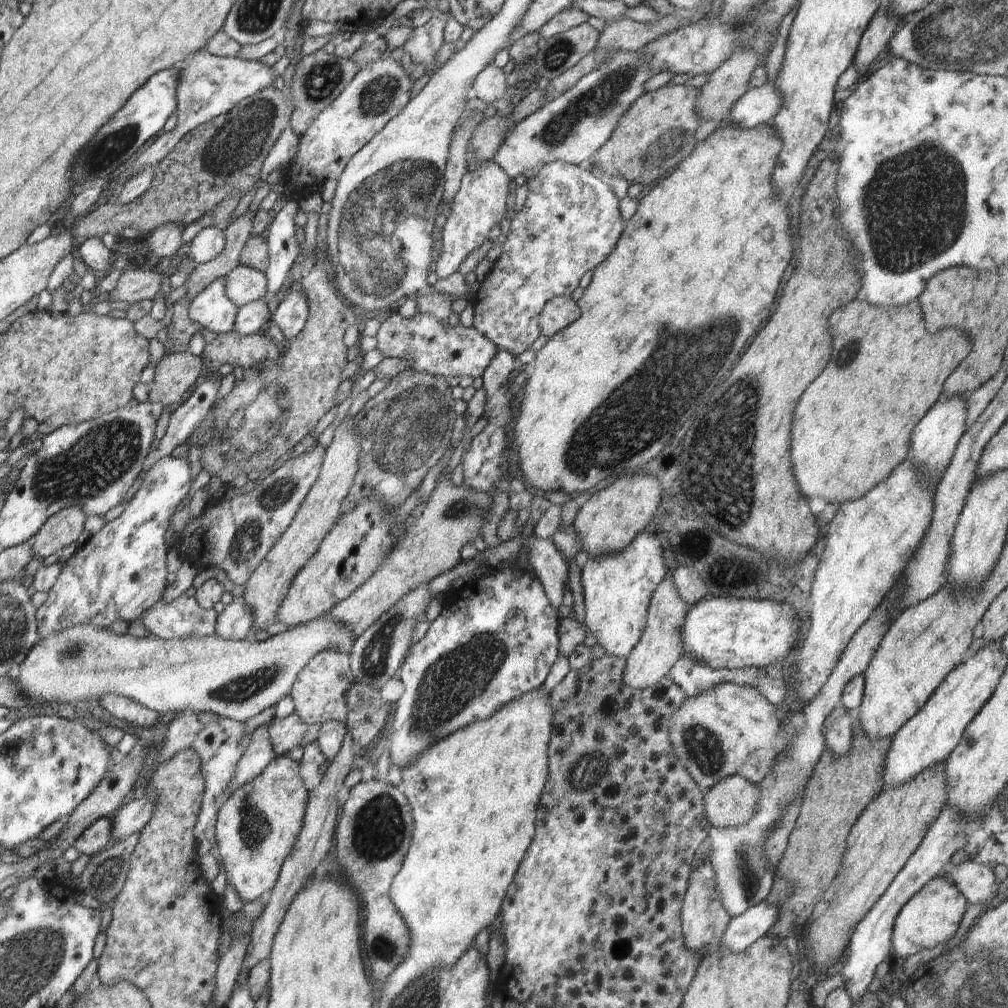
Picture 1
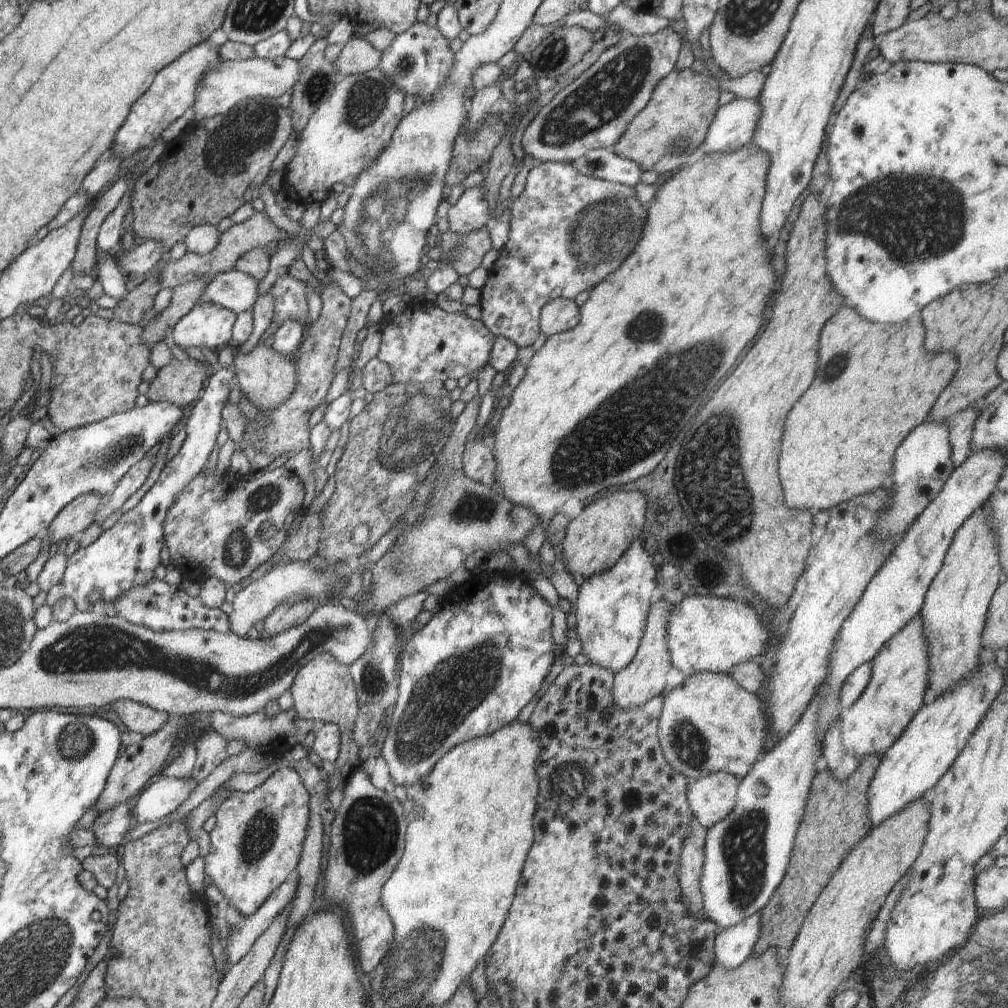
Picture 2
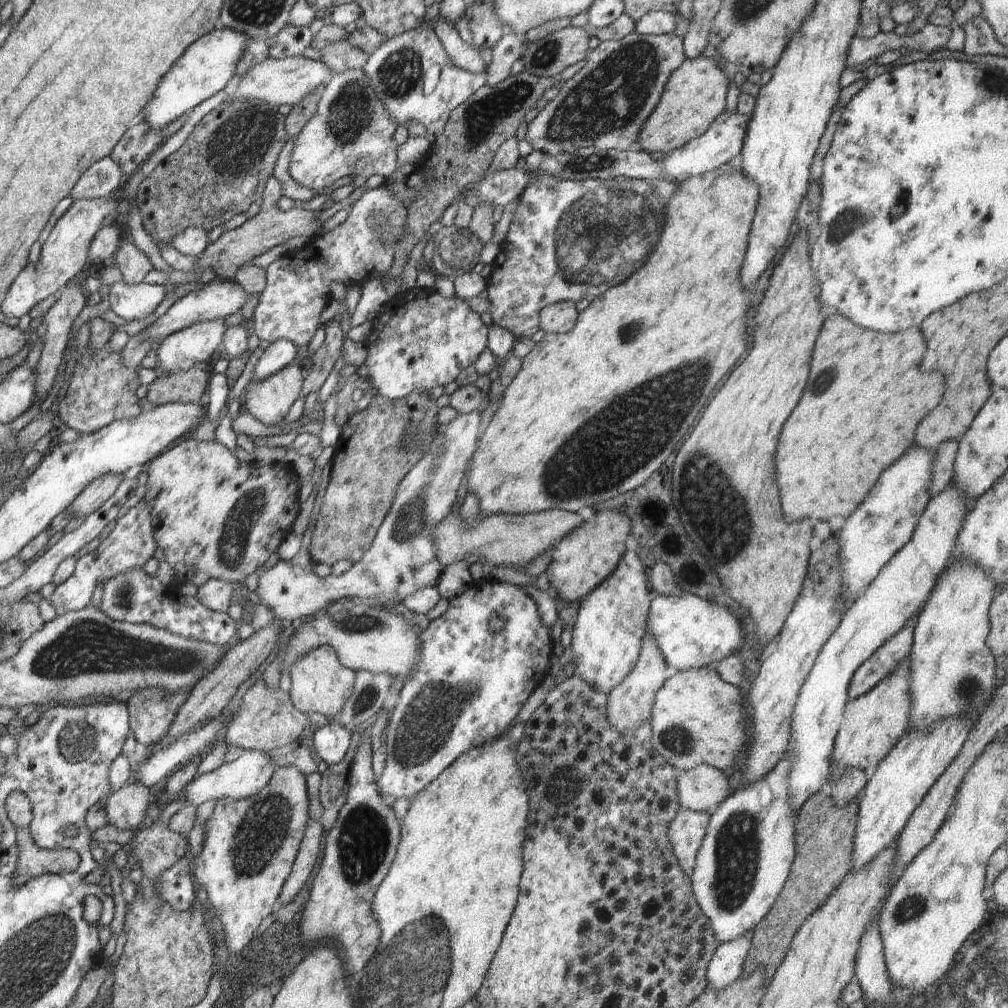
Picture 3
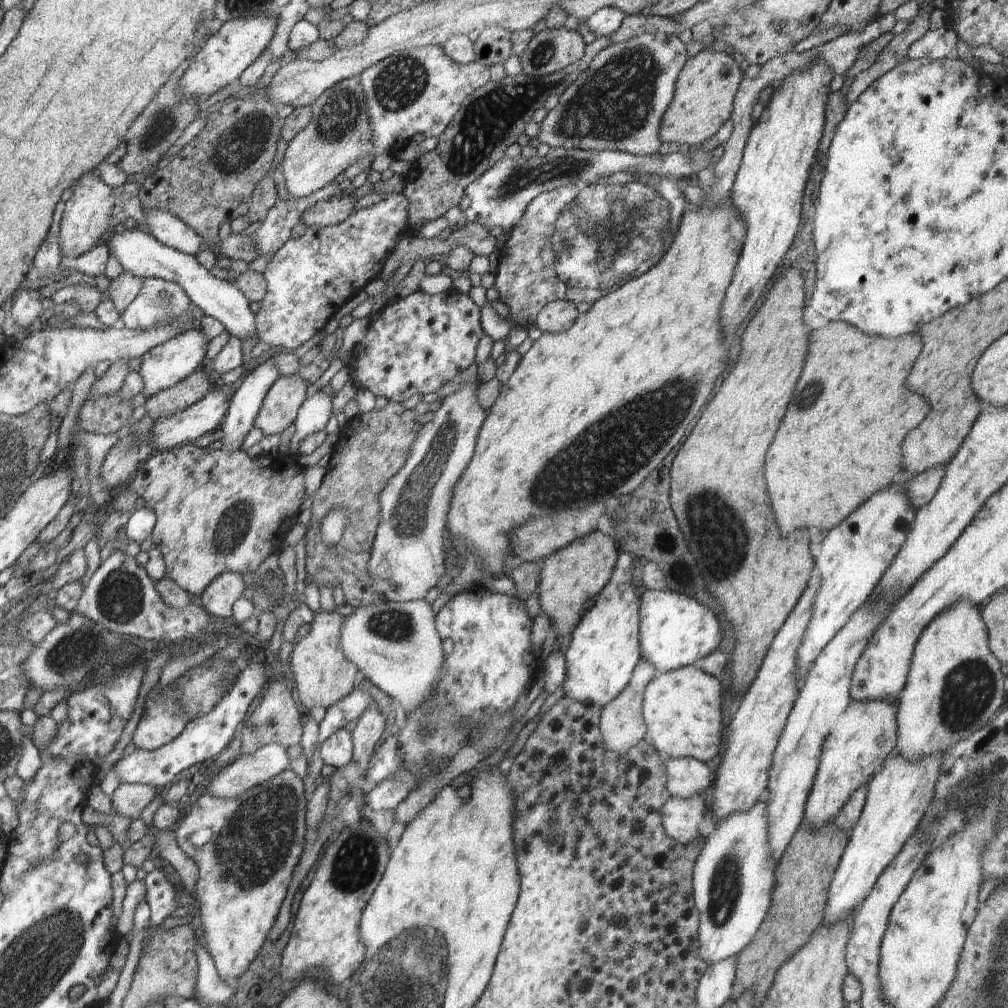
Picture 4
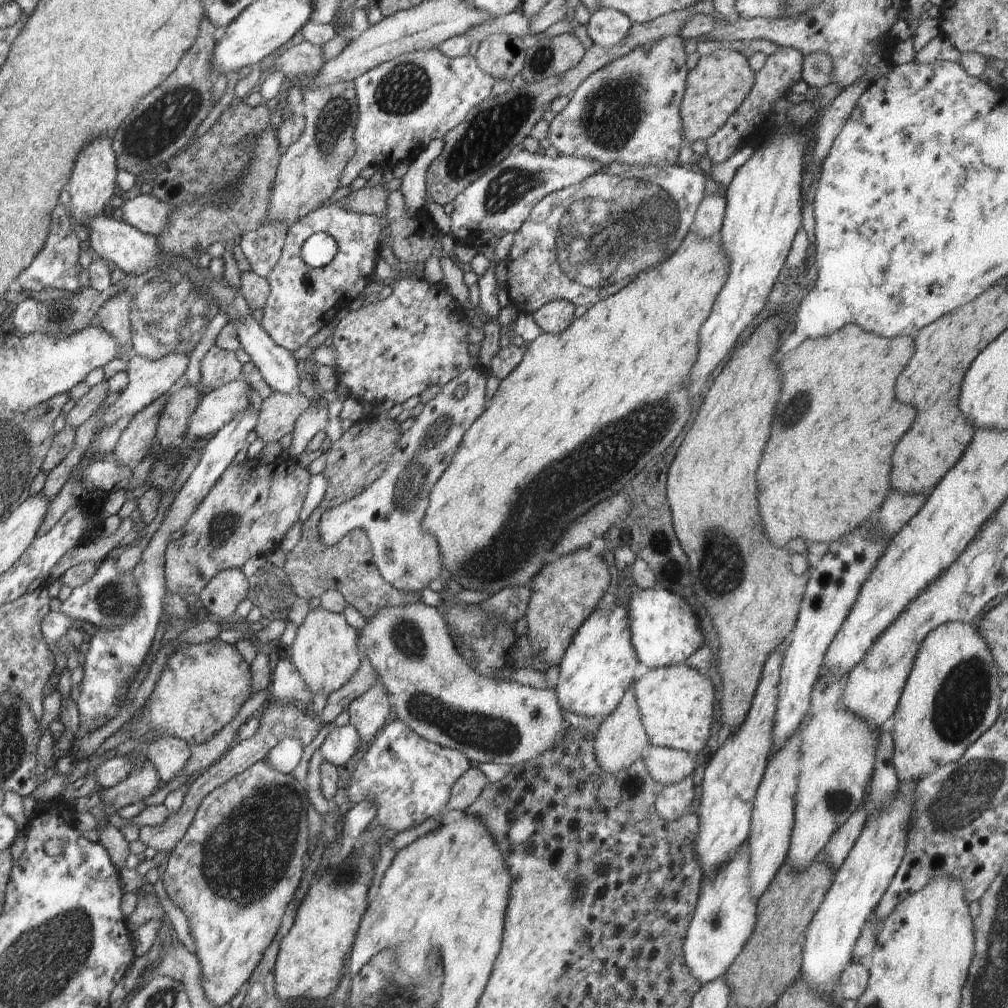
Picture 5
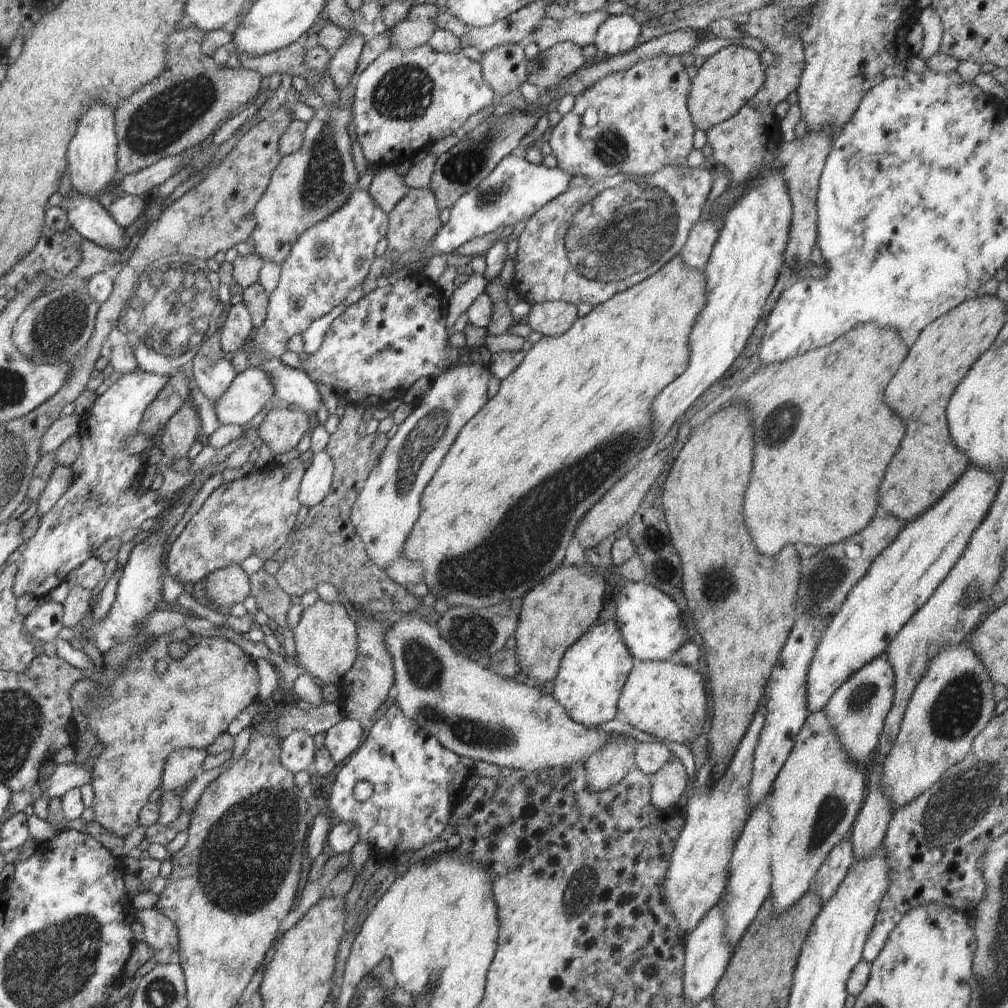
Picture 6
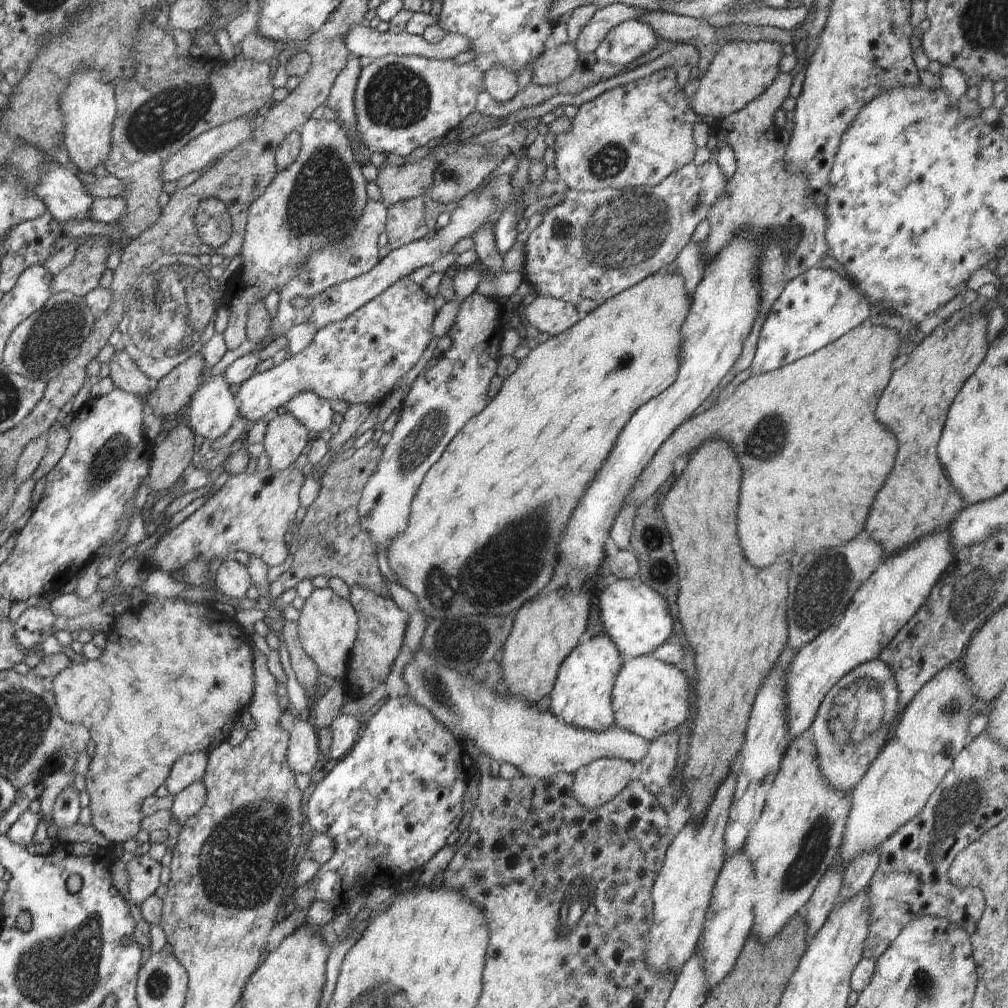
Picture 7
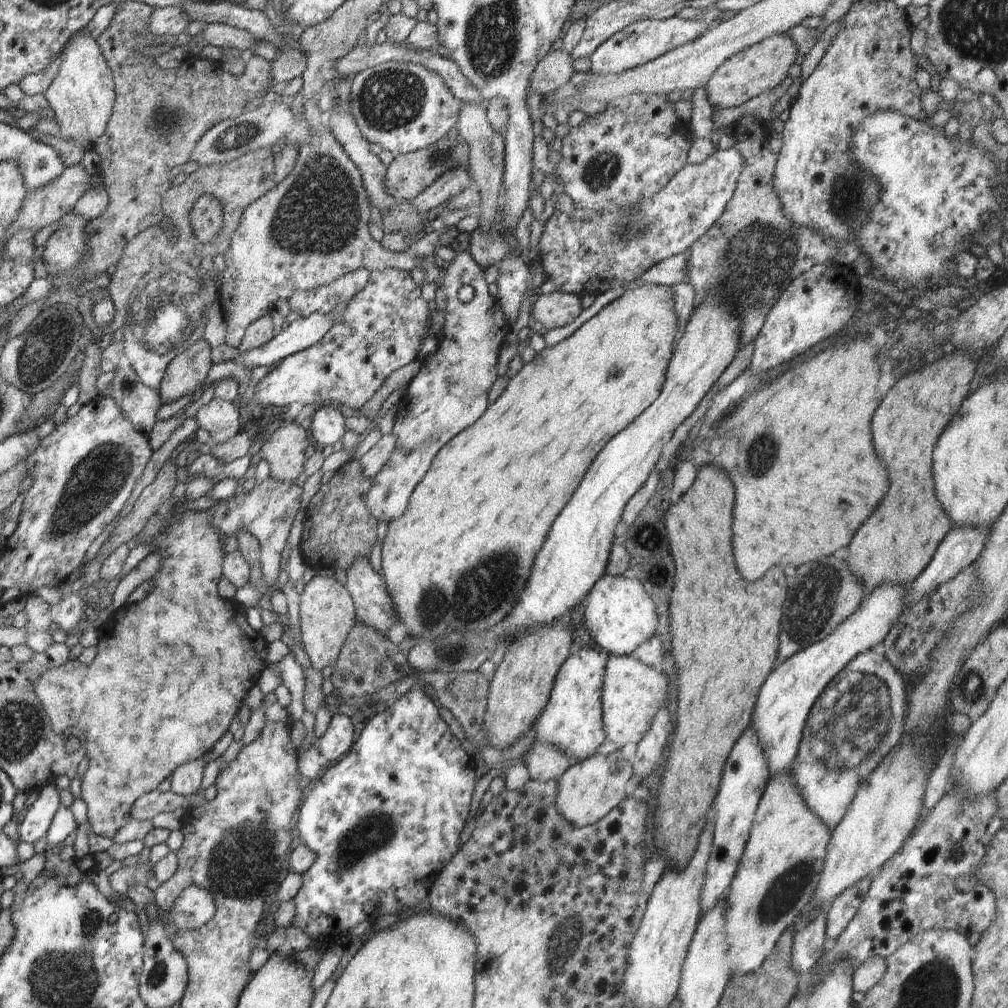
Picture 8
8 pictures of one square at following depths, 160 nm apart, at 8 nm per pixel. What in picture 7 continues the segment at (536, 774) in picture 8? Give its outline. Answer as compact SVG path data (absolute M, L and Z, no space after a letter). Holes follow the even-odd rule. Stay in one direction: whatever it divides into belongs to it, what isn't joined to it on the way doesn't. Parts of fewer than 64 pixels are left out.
M419 649L412 661L404 666L403 680L406 684L403 694L427 708L447 731L456 738L474 740L474 744L481 750L480 754L487 754L491 760L497 760L499 763L508 762L522 775L548 779L553 774L574 774L588 763L606 757L626 759L635 764L645 758L649 748L649 742L645 738L616 724L600 732L583 729L561 721L549 709L540 711L524 697L495 693L497 690L483 687L471 677L470 673L460 674L449 669L444 663L436 662L426 649Z

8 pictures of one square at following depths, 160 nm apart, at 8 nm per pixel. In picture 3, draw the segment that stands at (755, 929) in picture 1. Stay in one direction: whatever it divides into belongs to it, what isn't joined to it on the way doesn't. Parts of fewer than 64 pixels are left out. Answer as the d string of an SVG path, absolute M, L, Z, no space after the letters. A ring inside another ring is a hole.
M753 931L745 932L727 943L720 943L707 966L708 987L723 989L743 974L743 964L751 947Z

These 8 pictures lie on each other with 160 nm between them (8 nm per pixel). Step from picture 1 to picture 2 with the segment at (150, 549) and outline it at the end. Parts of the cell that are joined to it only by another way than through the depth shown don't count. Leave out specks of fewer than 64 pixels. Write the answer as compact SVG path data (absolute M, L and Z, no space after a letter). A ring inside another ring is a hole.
M234 364L212 374L208 382L200 398L187 410L189 416L185 428L186 438L181 442L178 453L165 464L158 481L112 528L102 531L94 543L88 547L80 547L67 558L62 580L47 592L46 605L53 608L58 600L71 598L78 611L92 612L95 608L88 603L88 596L95 588L100 590L104 603L113 604L132 587L145 585L156 579L154 570L161 564L160 552L164 546L164 519L178 494L206 468L208 456L214 450L220 430L223 406L228 401L230 388L236 384Z

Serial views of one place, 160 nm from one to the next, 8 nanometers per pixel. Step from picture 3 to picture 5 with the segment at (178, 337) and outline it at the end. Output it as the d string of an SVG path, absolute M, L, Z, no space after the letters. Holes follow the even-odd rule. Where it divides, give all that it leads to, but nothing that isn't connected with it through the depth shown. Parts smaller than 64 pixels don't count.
M133 353L132 356L126 360L128 364L126 372L129 378L128 386L122 391L120 398L108 407L100 425L109 427L116 423L121 416L128 415L133 417L143 408L146 408L149 404L152 404L155 400L164 396L169 392L170 388L174 386L176 380L184 376L189 365L189 360L190 356L186 353L166 354L165 357L155 361L151 361L150 359Z

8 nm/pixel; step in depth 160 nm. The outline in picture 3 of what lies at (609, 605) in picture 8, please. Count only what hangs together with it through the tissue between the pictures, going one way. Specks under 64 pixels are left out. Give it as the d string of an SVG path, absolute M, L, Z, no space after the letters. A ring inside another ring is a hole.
M692 594L652 595L647 631L652 633L667 666L678 671L719 663L730 655L738 654L744 642L742 626L728 607L722 608L718 603Z

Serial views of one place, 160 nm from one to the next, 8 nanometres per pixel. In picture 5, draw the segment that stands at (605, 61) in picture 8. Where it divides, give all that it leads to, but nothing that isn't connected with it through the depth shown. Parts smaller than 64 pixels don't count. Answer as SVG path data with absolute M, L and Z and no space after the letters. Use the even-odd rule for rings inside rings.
M598 9L591 13L586 25L588 36L604 48L612 48L624 40L633 22L622 12L614 9Z

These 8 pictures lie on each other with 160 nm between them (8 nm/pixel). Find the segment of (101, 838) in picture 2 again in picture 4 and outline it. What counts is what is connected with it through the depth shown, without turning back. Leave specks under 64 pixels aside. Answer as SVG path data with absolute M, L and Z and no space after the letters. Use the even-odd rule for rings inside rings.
M122 783L111 796L112 808L118 815L138 819L142 810L157 796L156 787L140 783Z

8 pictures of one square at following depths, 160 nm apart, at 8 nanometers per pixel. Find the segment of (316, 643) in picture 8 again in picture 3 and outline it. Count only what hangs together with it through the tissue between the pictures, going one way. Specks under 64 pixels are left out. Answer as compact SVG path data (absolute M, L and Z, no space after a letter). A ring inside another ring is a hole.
M322 645L311 650L291 668L290 696L294 706L305 715L319 714L334 719L340 714L355 687L355 672L343 667L334 648Z

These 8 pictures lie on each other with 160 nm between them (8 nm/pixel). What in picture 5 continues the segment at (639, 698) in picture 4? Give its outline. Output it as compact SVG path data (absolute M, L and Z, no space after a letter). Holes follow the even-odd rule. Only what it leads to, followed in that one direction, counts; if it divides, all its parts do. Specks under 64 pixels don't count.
M634 680L629 684L620 704L614 709L612 714L599 724L595 734L595 757L598 764L610 774L617 773L632 766L633 762L642 758L645 749L650 744L644 725L642 724L637 700L635 697Z

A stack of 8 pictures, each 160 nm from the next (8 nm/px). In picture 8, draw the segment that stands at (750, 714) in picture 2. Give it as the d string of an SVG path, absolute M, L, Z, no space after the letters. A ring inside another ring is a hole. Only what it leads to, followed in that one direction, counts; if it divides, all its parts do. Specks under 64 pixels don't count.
M609 654L604 671L601 707L606 736L618 750L626 744L638 744L644 738L660 706L666 704L668 688L668 678L662 672L630 655Z

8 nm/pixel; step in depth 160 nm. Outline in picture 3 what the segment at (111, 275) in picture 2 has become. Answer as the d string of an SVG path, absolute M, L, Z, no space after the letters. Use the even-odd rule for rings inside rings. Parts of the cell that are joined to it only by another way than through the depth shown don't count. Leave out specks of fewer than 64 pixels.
M118 281L110 285L106 298L114 314L118 314L129 323L154 312L167 295L167 289L168 286L165 285L151 285L143 282L131 285Z

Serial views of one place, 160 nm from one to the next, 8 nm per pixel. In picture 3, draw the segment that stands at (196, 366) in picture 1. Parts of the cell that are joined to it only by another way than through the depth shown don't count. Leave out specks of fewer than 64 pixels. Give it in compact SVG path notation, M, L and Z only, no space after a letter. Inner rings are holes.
M192 367L157 376L150 385L147 398L153 407L166 403L200 404L205 400L208 383L208 372Z

